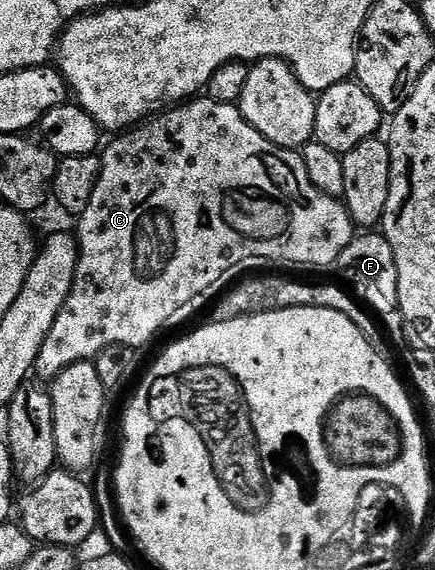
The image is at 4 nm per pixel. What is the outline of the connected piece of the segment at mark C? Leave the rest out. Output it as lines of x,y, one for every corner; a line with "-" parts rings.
206,96
176,104
142,122
130,130
120,133
111,143
104,145
99,158
99,179
97,188
93,188
93,200
89,200
89,208
78,215
79,259
77,272
73,280
73,288
49,332
45,336
45,344
41,344
41,352
35,361
34,377
54,380
65,368
78,362
92,361
105,348
113,344
146,347
146,342
155,338
155,333
162,326
171,322
171,317
178,310
183,310
194,298
202,296
206,290
211,290
234,266
242,262
251,262
254,258
268,258
271,262
296,262
299,266
334,267
335,261
345,252
345,248
356,237
357,227
351,221
349,212
342,201
325,196
317,188
313,188
313,180
309,180
309,172
305,172
302,153
293,150
283,150
277,144
270,142
257,128
253,128
239,111
238,105
221,104

